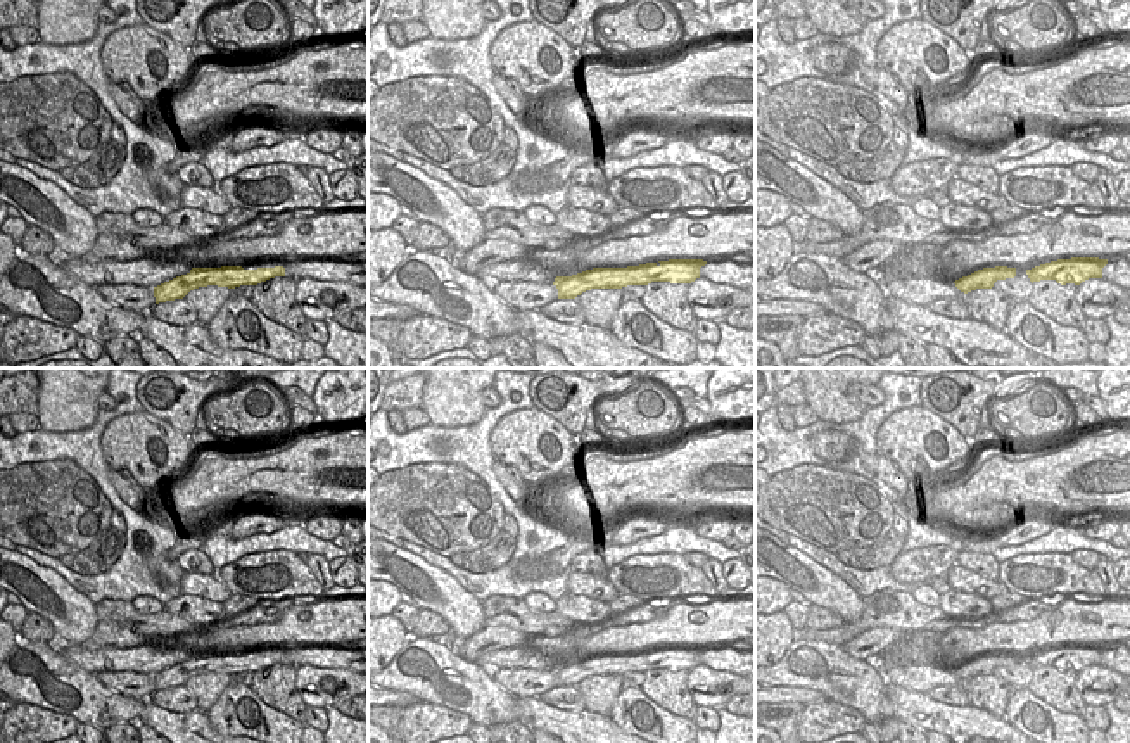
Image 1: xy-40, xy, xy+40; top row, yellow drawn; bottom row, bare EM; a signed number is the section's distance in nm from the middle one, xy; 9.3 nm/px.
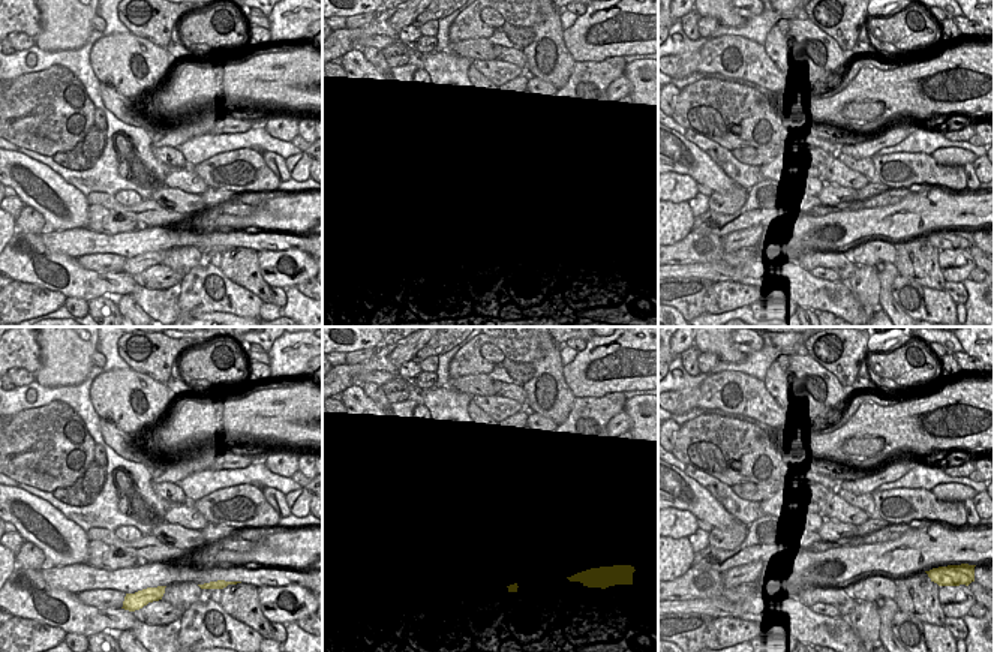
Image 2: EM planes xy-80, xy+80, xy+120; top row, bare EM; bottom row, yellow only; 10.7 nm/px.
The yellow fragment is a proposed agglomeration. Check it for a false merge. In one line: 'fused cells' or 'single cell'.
single cell

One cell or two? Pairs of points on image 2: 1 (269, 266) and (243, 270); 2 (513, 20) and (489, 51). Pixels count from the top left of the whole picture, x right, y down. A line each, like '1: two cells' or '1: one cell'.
1: two cells
2: two cells

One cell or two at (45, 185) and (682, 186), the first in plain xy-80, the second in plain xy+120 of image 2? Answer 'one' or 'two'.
two

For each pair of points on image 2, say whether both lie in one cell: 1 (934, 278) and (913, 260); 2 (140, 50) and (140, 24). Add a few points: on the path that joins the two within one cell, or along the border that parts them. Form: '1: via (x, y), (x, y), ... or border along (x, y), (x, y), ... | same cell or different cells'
1: via (930, 275), (918, 263) | same cell
2: border along (131, 32), (165, 48) | different cells

